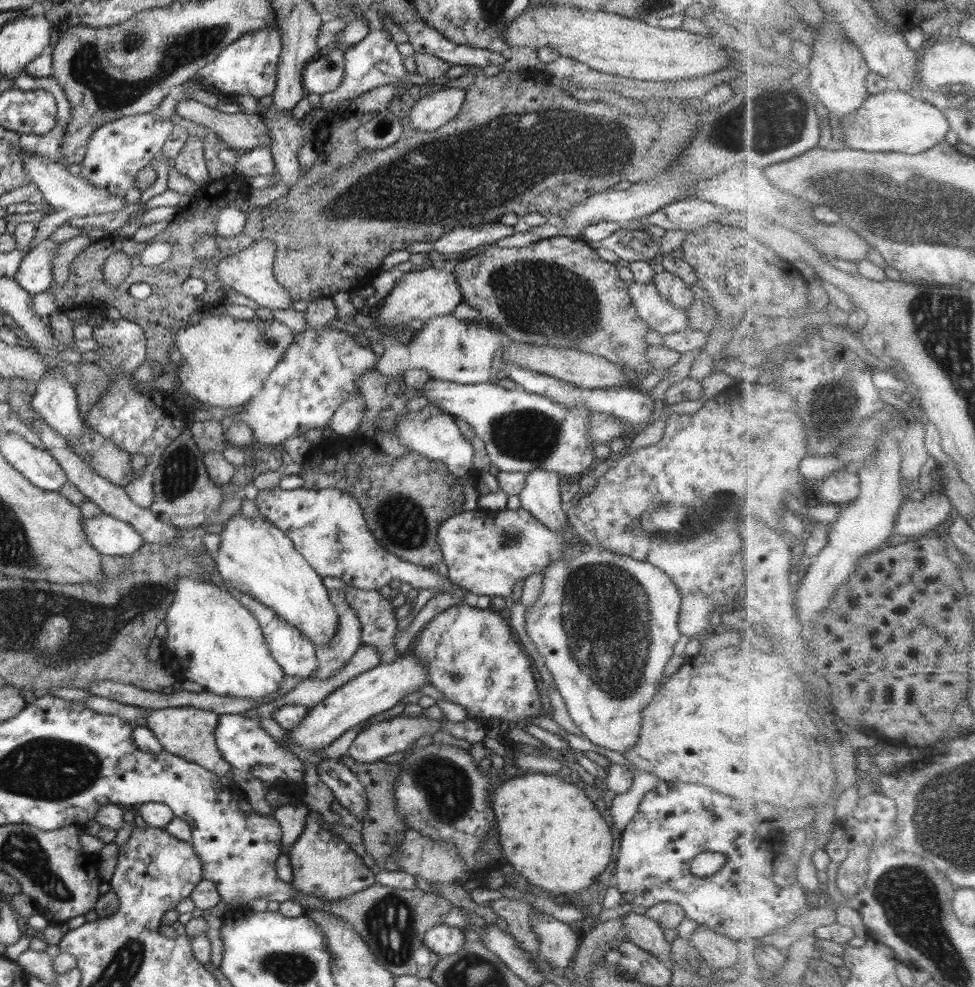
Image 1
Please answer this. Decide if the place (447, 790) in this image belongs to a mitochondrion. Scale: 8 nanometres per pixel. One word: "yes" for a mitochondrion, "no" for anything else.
yes

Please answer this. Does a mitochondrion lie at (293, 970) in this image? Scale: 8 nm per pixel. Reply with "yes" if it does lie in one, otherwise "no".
yes

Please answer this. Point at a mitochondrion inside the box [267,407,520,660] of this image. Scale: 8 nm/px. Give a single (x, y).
(401, 522)

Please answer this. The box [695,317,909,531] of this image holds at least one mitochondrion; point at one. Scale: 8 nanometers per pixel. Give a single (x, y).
(834, 404)

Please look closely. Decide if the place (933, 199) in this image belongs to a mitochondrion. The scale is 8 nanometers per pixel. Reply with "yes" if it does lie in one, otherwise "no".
yes

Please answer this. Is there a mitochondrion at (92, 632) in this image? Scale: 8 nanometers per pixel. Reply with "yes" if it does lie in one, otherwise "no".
yes

